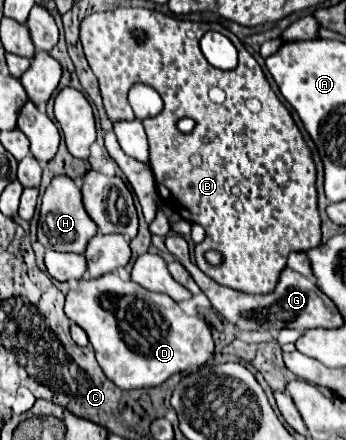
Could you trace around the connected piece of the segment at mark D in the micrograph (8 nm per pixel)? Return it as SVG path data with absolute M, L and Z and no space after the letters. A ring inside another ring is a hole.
M104 274L96 280L78 280L66 294L66 316L76 322L90 338L96 360L106 378L122 390L154 388L178 372L190 372L214 356L214 340L208 324L200 316L188 316L170 296L148 292L136 282L122 282L116 274Z

